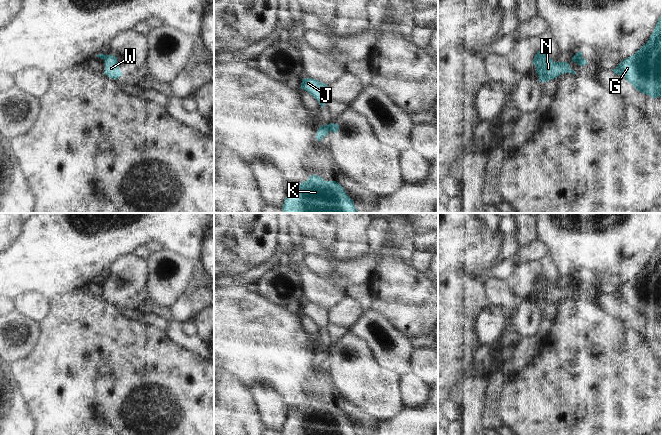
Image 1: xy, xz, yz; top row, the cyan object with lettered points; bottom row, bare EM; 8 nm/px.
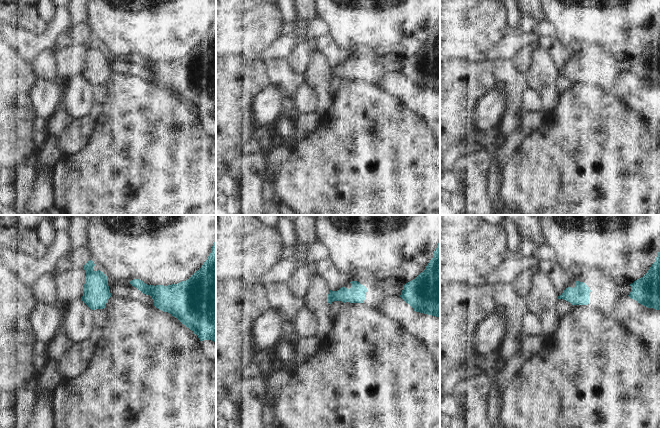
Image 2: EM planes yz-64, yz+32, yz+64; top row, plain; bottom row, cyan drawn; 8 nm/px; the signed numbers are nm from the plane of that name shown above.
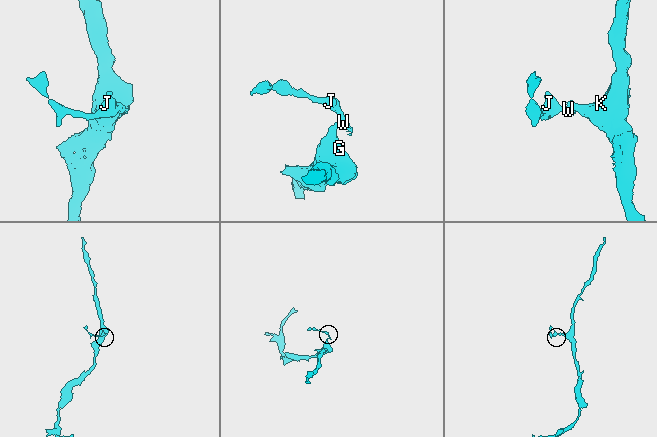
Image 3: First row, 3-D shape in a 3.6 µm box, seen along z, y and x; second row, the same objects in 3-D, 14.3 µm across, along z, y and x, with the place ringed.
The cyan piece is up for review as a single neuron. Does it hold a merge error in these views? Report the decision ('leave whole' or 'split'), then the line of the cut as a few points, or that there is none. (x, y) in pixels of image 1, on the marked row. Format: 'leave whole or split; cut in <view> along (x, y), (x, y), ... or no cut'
split; cut in xz along (327, 124), (330, 130)

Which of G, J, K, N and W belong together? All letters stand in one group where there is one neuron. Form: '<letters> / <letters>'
G K / J N W

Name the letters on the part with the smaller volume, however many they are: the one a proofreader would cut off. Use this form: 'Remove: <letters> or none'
Remove: J, N, W

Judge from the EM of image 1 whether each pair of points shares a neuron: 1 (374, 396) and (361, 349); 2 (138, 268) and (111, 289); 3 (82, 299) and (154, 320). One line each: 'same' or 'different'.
1: same
2: same
3: different

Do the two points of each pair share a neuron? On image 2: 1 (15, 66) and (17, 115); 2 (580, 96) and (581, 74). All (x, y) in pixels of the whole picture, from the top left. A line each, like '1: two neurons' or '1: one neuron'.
1: one neuron
2: two neurons

